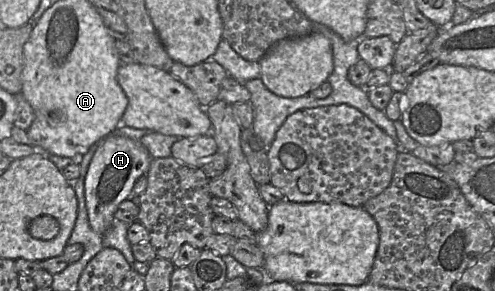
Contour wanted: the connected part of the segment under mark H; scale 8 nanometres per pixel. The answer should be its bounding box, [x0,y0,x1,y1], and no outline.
[85,135,152,234]

